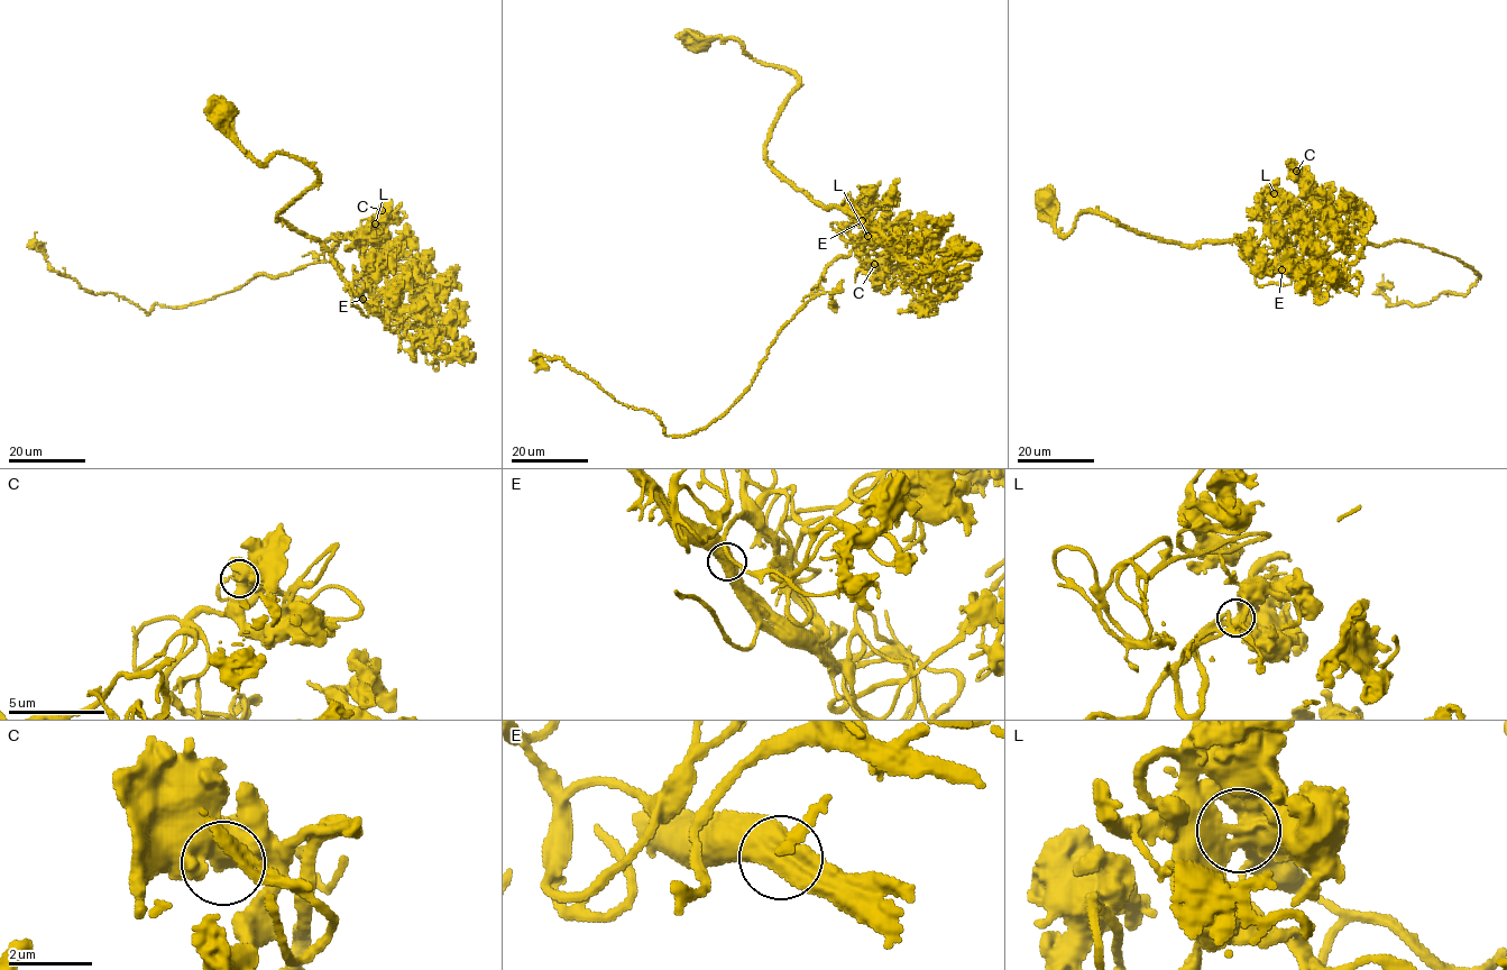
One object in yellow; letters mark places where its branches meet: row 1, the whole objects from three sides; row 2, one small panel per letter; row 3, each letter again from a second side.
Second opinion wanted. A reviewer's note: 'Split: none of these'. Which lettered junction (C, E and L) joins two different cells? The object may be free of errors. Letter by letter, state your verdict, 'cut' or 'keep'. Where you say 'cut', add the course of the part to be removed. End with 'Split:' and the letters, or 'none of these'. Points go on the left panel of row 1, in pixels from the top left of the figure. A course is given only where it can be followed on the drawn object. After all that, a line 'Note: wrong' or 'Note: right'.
C: keep
E: keep
L: cut | (375, 223), (324, 243), (321, 262), (148, 314), (84, 291), (34, 245), (45, 250)
Split: L
Note: wrong

